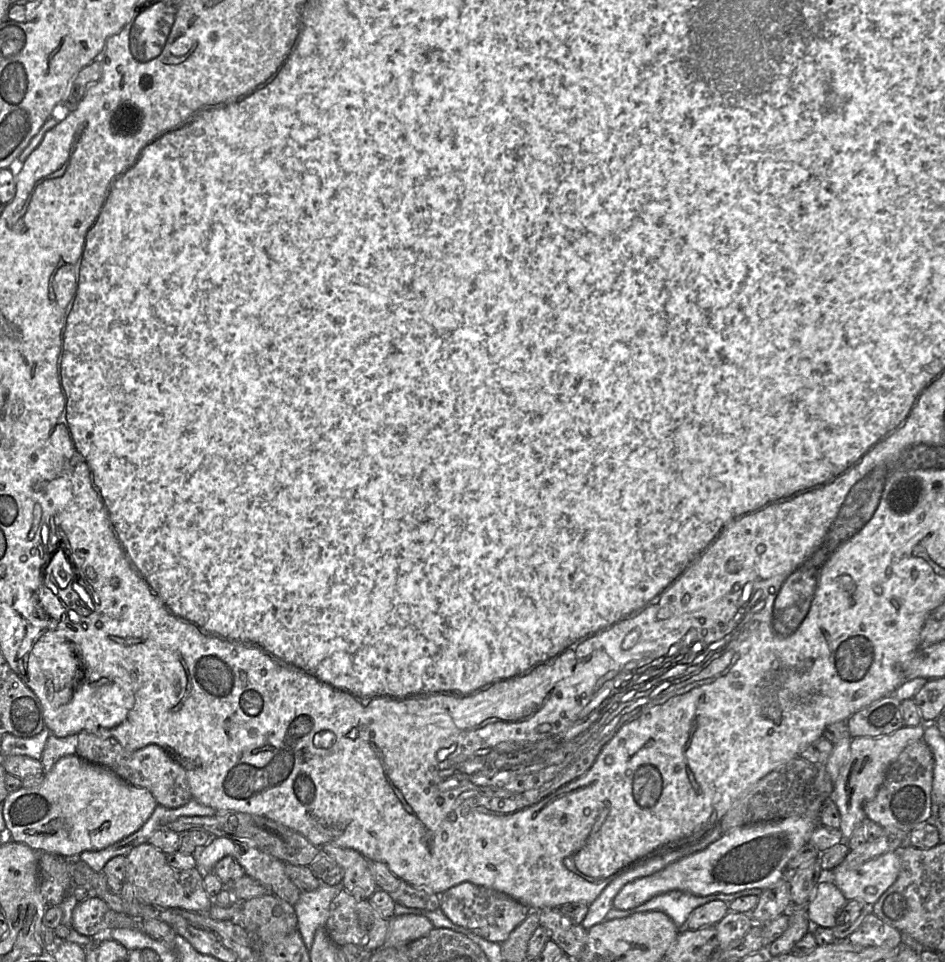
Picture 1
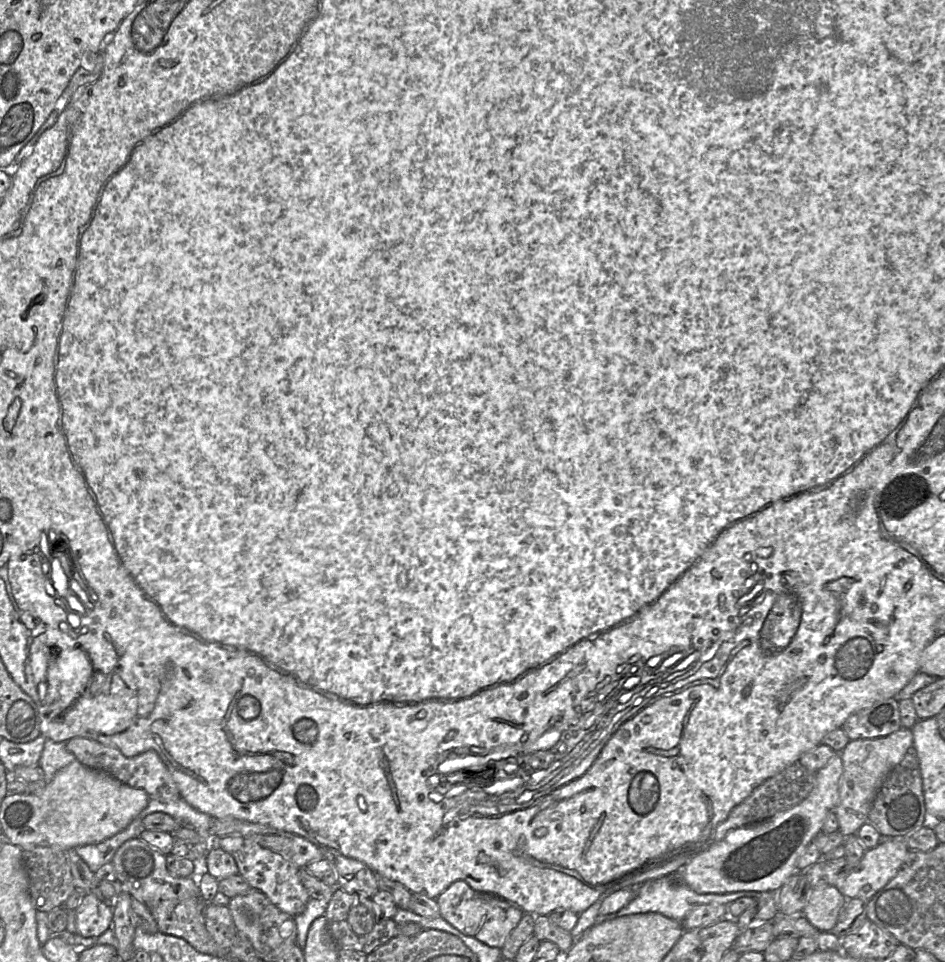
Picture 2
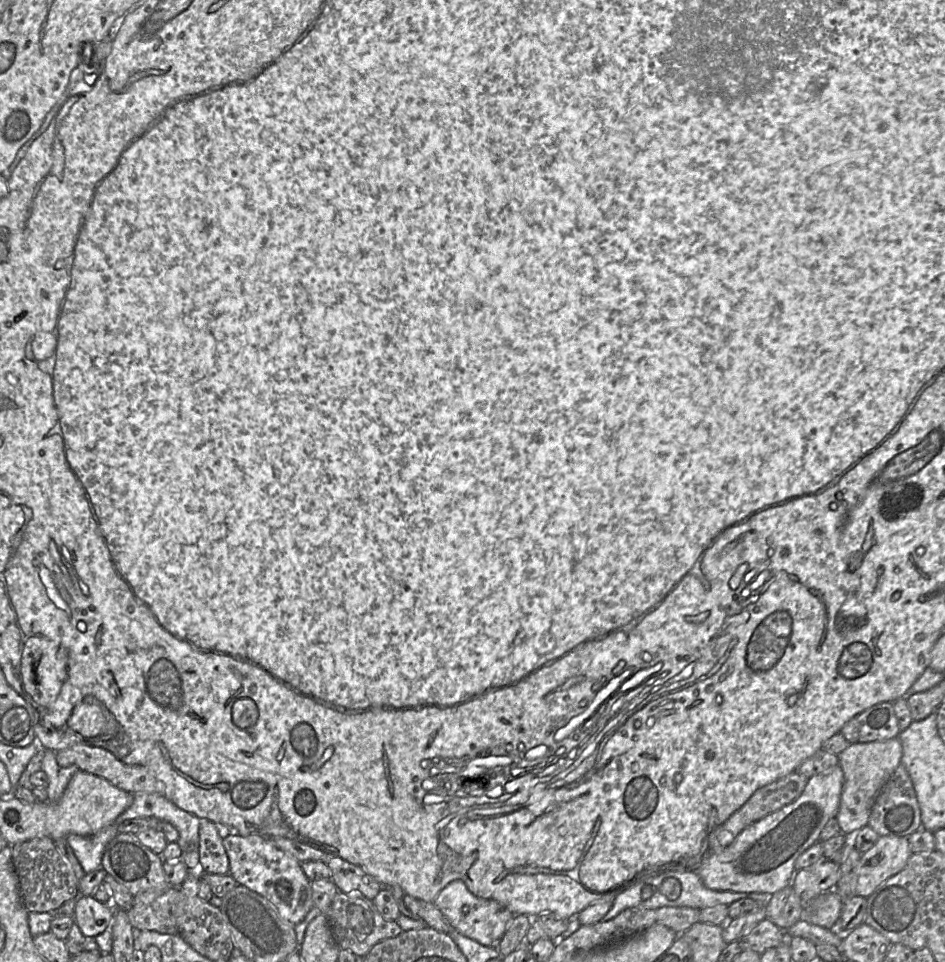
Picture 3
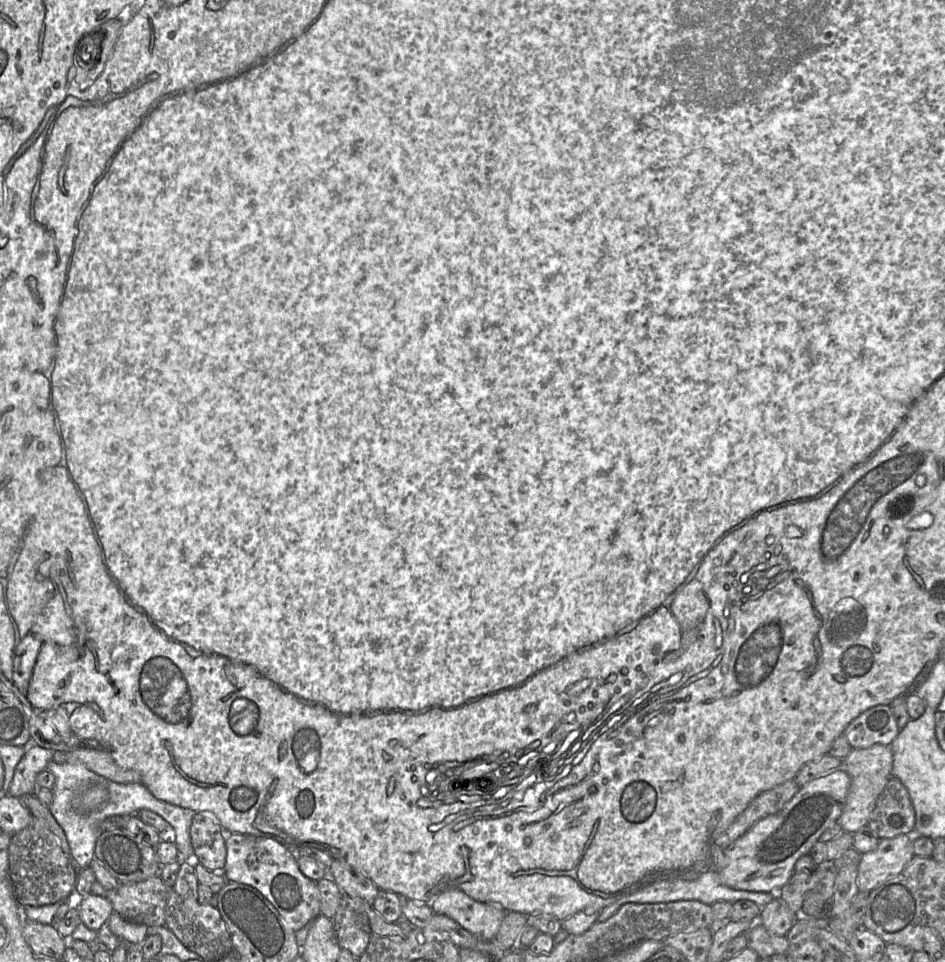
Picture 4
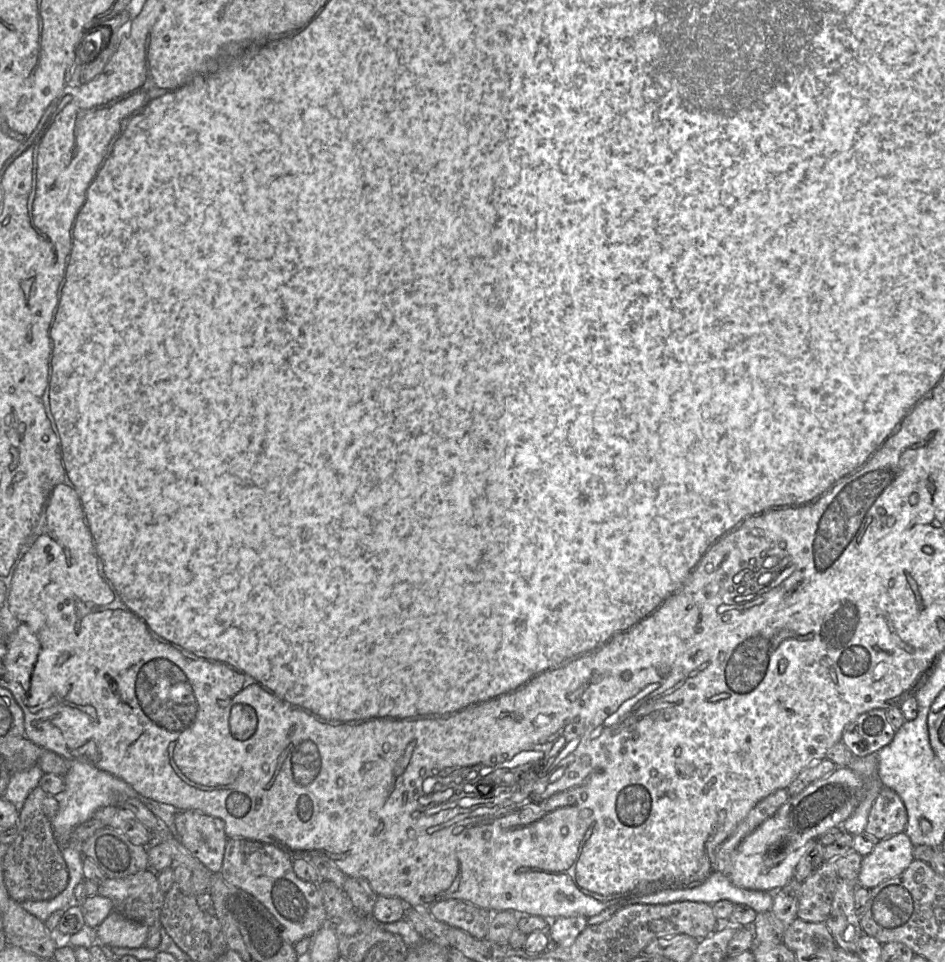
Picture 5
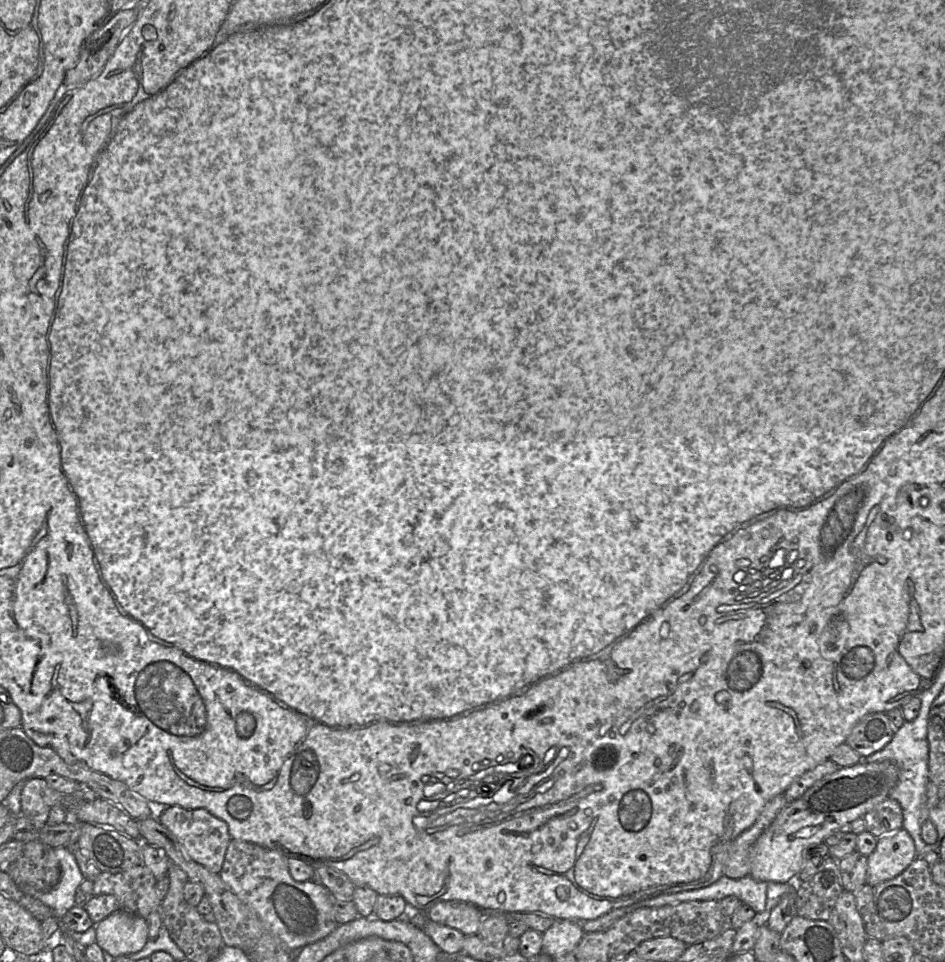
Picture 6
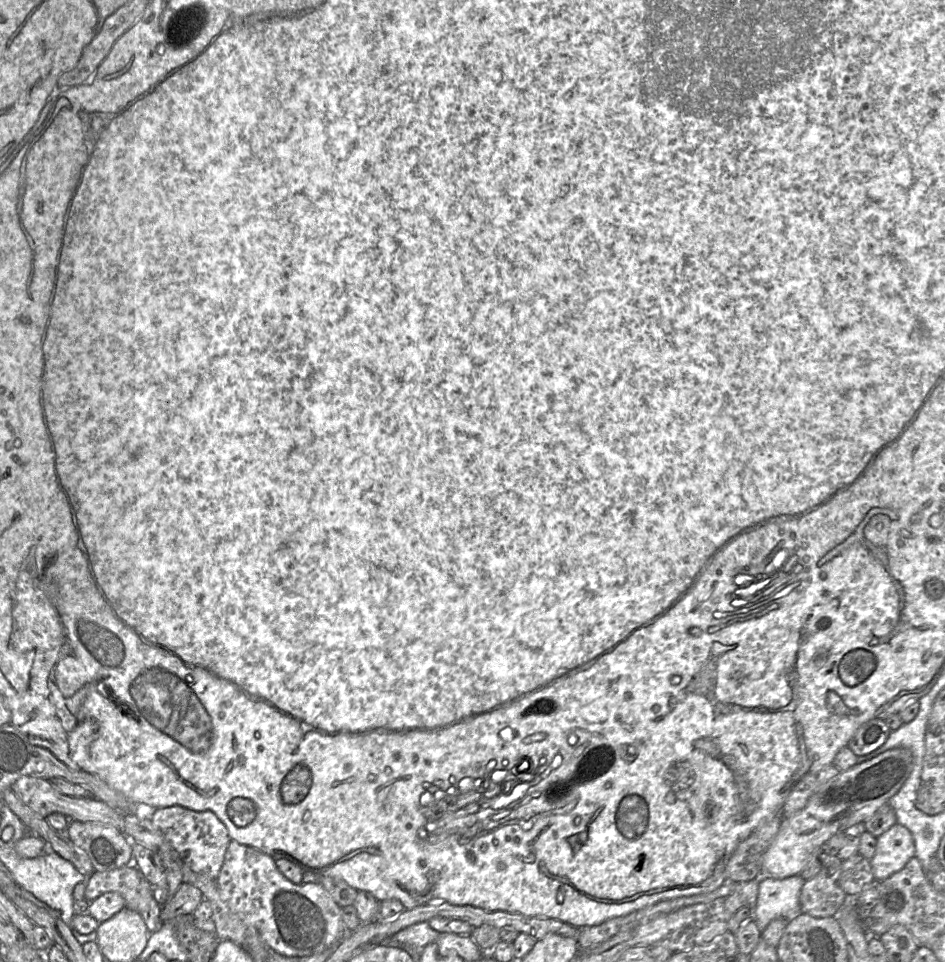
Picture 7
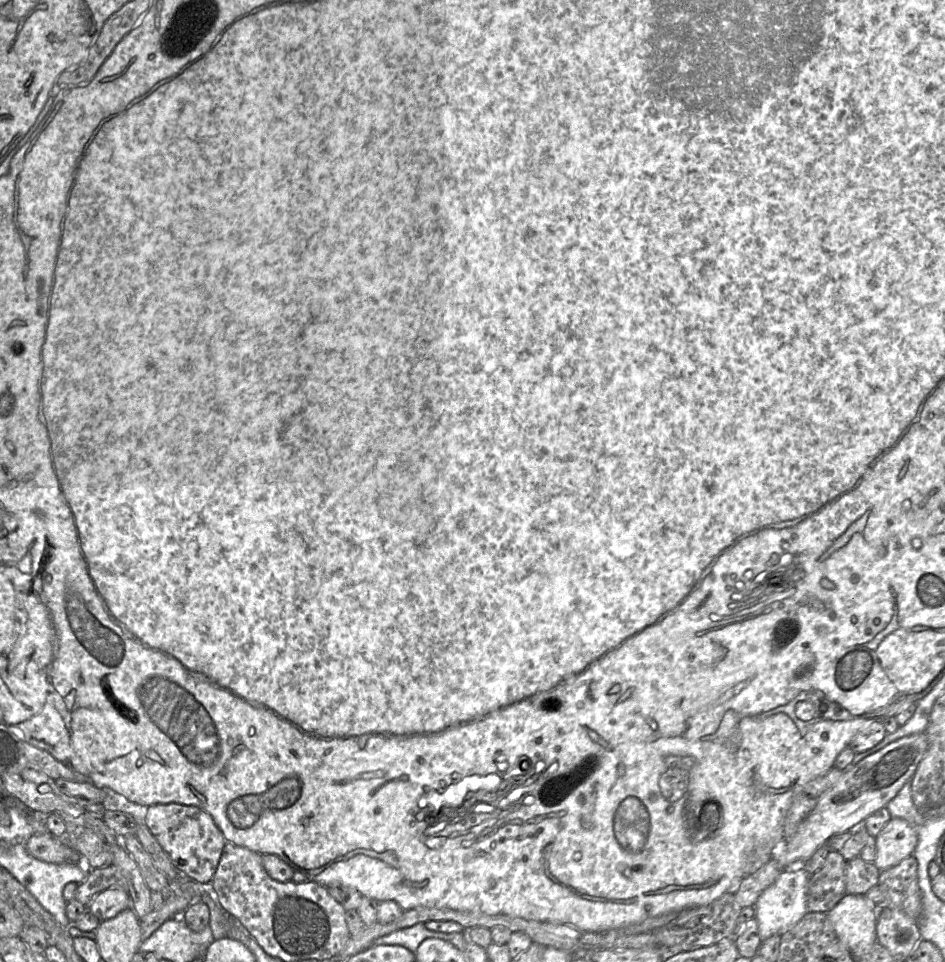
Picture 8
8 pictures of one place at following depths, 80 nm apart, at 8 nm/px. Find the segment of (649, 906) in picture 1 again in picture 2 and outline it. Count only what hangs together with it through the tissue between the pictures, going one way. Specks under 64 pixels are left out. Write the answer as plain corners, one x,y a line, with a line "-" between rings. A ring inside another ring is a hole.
677,872
655,880
648,880
639,884
634,891
634,899
625,907
617,912
608,914
600,919
612,920
620,916
639,914
639,913
660,913
667,918
673,919
682,924
687,914
700,905
711,903
729,905
731,902
741,897
751,897
758,899
764,892
739,891
727,894
699,894
690,889
680,878

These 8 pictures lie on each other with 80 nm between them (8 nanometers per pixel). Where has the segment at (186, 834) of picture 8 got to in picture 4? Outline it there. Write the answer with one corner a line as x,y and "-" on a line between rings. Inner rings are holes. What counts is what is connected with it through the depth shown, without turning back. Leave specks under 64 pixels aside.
195,813
190,826
190,840
195,856
212,872
222,872
226,862
226,832
209,813

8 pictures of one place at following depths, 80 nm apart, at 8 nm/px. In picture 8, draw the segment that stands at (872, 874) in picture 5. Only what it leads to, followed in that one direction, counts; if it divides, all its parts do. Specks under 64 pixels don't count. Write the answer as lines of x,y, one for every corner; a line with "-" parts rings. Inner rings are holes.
891,818
875,837
874,865
881,871
898,865
913,854
918,842
916,829
901,818

